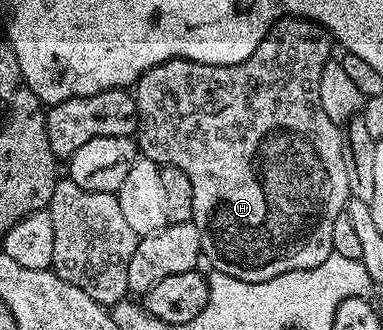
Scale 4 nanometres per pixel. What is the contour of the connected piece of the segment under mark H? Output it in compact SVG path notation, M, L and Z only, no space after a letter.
M284 16L282 20L277 20L275 25L265 34L265 38L261 42L261 46L257 46L257 50L253 50L250 60L241 62L240 64L202 64L201 62L193 62L192 60L170 60L169 62L161 62L157 66L153 66L146 72L139 81L133 86L133 95L137 102L137 110L139 111L139 130L137 133L137 148L141 153L142 159L152 160L154 164L160 166L168 164L169 166L177 166L177 170L182 170L187 177L189 183L193 185L193 214L191 219L197 226L197 230L201 234L201 246L203 247L202 259L207 260L212 265L214 271L221 274L229 274L229 278L237 278L241 282L265 282L269 278L277 278L281 274L289 274L293 270L313 270L313 266L321 266L321 262L325 262L325 258L329 258L333 254L333 225L337 223L337 218L344 215L348 200L351 199L351 191L349 190L349 177L345 174L345 158L343 157L343 134L340 125L333 123L329 118L329 114L325 114L325 109L321 107L321 70L325 70L325 62L332 59L333 41L331 33L321 25L313 23L311 20L302 20L299 16Z

